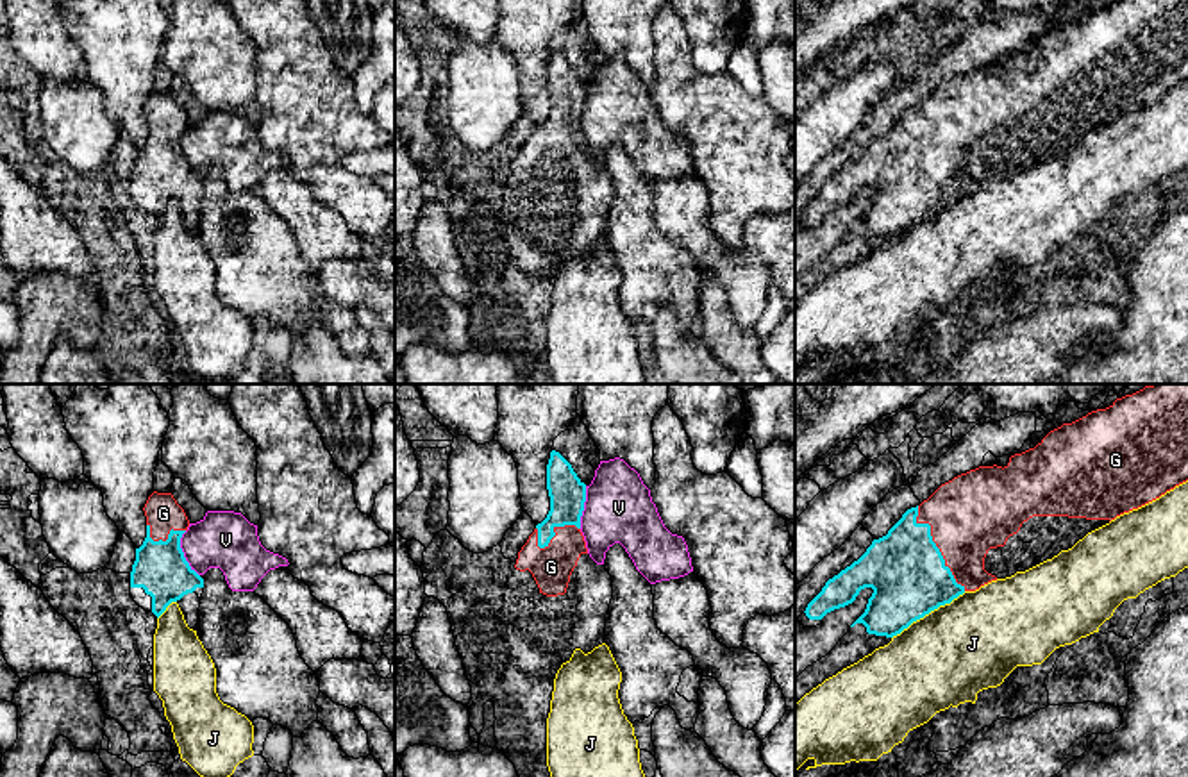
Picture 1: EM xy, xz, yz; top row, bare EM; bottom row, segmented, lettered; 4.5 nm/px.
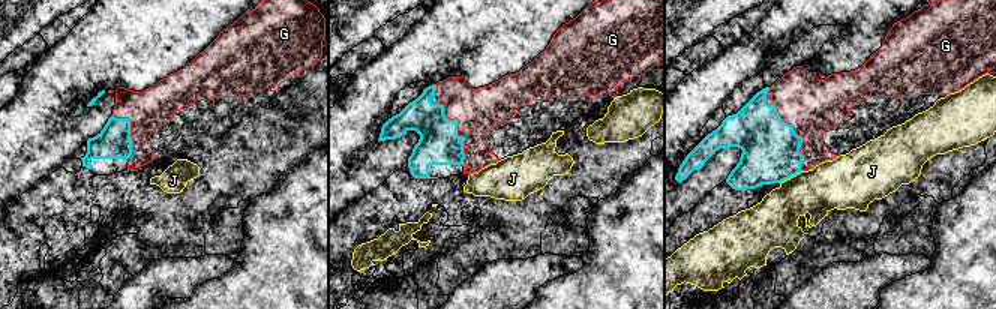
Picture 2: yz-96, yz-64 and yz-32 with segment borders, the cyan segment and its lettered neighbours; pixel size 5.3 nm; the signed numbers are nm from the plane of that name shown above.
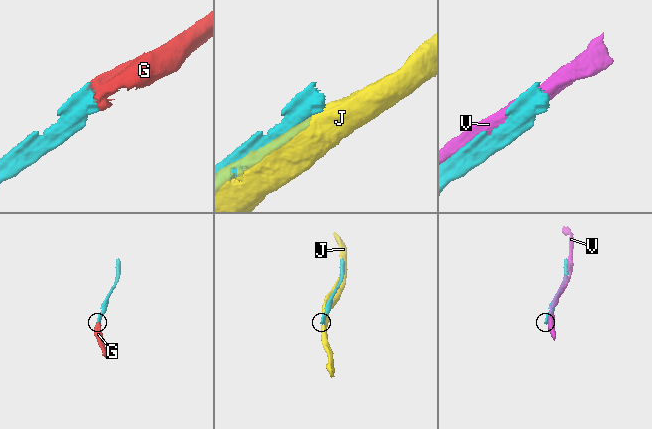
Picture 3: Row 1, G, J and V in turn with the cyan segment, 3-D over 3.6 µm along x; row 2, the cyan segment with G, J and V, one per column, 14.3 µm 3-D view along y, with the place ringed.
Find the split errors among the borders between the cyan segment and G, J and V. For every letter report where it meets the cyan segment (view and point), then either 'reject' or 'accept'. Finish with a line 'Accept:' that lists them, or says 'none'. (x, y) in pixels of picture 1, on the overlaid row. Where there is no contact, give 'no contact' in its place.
G: yz (935, 545) | accept
J: yz (928, 613) | reject
V: xy (183, 554) | reject
Accept: G

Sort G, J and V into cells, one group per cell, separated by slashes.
G / J / V

